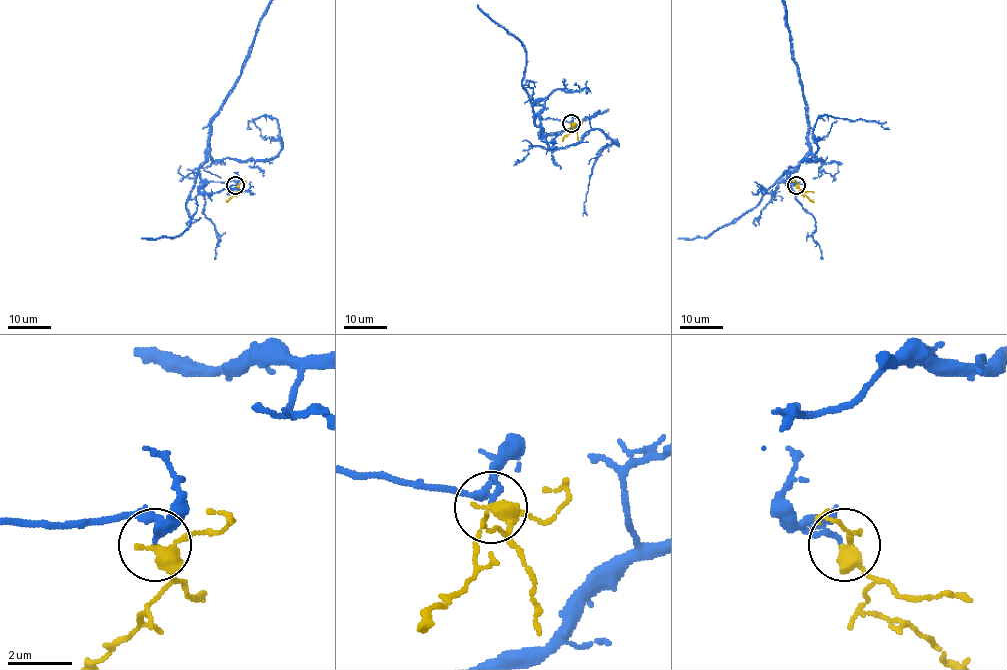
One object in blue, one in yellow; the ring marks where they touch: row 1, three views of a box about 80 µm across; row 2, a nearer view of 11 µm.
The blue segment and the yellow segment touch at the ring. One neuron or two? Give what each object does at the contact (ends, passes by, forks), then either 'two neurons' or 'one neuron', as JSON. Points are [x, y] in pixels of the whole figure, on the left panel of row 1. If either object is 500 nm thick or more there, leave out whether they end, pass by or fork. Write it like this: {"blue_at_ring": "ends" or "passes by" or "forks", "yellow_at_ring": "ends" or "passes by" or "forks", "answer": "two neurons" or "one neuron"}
{"blue_at_ring": "ends", "yellow_at_ring": "passes by", "answer": "one neuron"}

